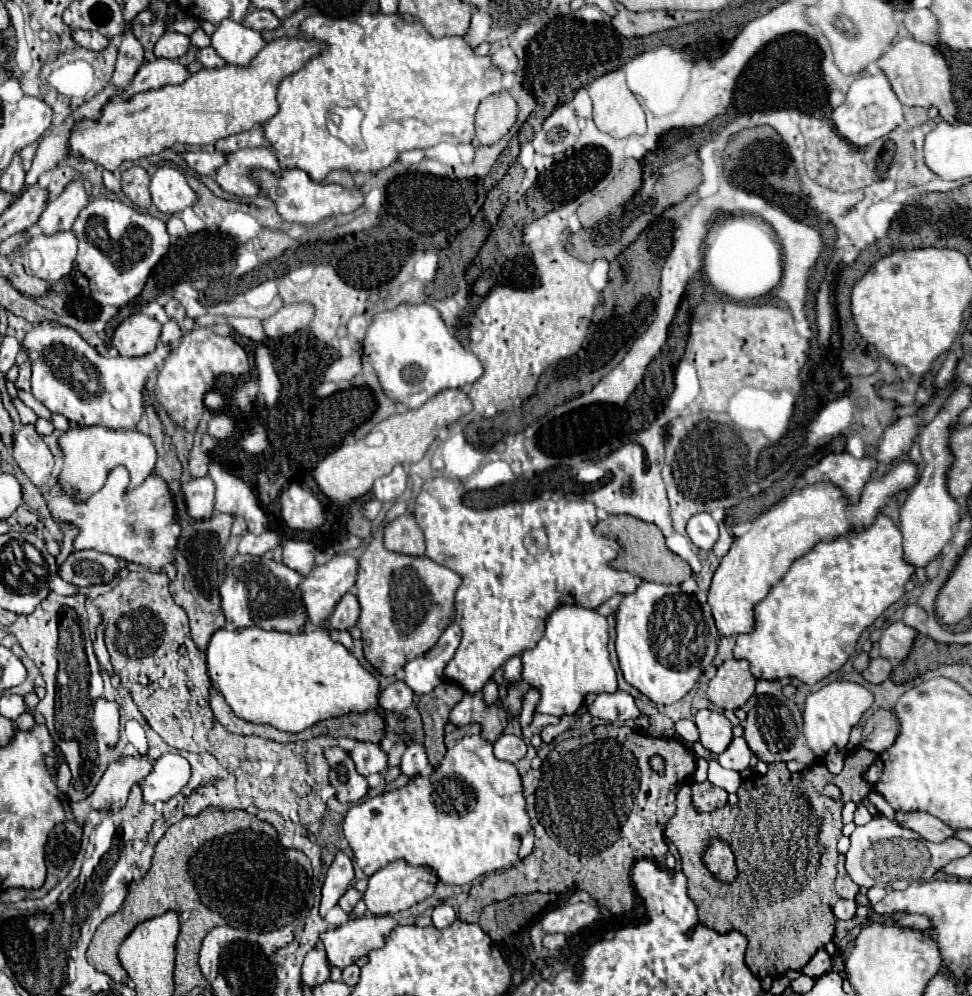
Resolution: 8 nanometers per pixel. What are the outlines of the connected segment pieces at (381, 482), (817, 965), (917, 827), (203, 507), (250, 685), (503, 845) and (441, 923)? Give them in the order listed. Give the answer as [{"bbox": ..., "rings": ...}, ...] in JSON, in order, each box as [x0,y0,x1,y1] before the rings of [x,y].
[{"bbox":[371,466,407,502],"rings":[[[395,466],[387,476],[381,476],[375,482],[371,496],[379,502],[391,502],[403,494],[405,486],[407,486],[407,474],[405,474],[403,466]]]},{"bbox":[801,948,831,978],"rings":[[[819,948],[817,954],[809,960],[809,964],[801,972],[811,976],[811,978],[819,978],[819,976],[827,974],[829,970],[831,970],[831,956],[827,954],[825,948]]]},{"bbox":[895,812,953,840],"rings":[[[895,812],[895,822],[903,828],[909,828],[917,832],[925,840],[945,840],[953,836],[953,830],[945,826],[939,818],[927,814],[927,812]]]},{"bbox":[183,476,215,520],"rings":[[[209,476],[193,478],[191,482],[183,484],[183,494],[185,494],[189,516],[193,516],[197,520],[205,520],[213,514],[215,484]]]},{"bbox":[205,628,385,732],"rings":[[[219,628],[209,638],[205,664],[211,684],[223,694],[235,716],[269,724],[285,732],[301,732],[319,720],[339,718],[349,712],[369,710],[385,716],[379,706],[379,680],[325,630],[313,628],[303,634],[277,630]]]},{"bbox":[343,736,531,884],"rings":[[[465,736],[451,750],[447,750],[441,766],[433,772],[435,780],[447,780],[447,776],[455,776],[455,780],[463,780],[471,792],[475,792],[475,800],[467,804],[467,812],[443,812],[443,808],[435,808],[435,800],[431,800],[431,792],[423,798],[423,778],[415,778],[411,784],[399,790],[389,790],[377,798],[365,800],[361,804],[351,806],[343,820],[343,832],[353,848],[355,862],[359,868],[371,876],[377,870],[385,868],[389,862],[397,858],[405,858],[415,866],[431,866],[441,882],[445,884],[469,884],[471,880],[491,874],[501,868],[509,868],[515,860],[519,860],[519,844],[521,836],[531,830],[529,816],[525,812],[525,798],[521,790],[521,776],[511,762],[497,760],[493,756],[493,744],[483,740],[481,736]]]},{"bbox":[431,904,457,930],"rings":[[[439,904],[439,906],[435,906],[431,920],[433,920],[433,926],[437,930],[441,930],[441,928],[451,926],[457,920],[457,916],[455,916],[455,910],[451,908],[451,904]]]}]

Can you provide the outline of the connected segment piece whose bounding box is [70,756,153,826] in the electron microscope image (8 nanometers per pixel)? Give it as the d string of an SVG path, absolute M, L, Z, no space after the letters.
M123 756L117 762L109 764L94 792L85 800L70 803L71 814L75 816L77 824L83 826L91 810L119 812L127 802L131 786L141 782L147 772L151 772L151 768L153 760L145 756Z

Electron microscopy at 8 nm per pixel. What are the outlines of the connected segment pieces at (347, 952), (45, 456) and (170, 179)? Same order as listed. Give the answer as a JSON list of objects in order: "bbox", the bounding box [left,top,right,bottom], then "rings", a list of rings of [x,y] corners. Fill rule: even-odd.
[{"bbox":[321,914,397,968],"rings":[[[365,914],[361,918],[353,918],[347,924],[327,930],[321,936],[321,944],[327,950],[327,958],[331,966],[345,968],[353,964],[357,958],[367,956],[371,950],[381,948],[385,938],[397,926],[393,916],[373,916]]]},{"bbox":[13,424,53,492],"rings":[[[21,424],[13,436],[13,458],[27,478],[43,492],[53,470],[53,454],[33,424]]]},{"bbox":[149,166,197,216],"rings":[[[169,166],[159,168],[151,176],[149,190],[151,190],[153,206],[167,216],[183,212],[185,208],[193,206],[193,202],[197,200],[197,194],[189,188],[185,176]]]}]

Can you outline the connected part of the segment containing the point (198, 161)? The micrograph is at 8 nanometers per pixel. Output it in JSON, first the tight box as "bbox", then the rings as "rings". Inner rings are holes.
{"bbox":[181,152,225,176],"rings":[[[181,152],[181,156],[201,176],[213,176],[225,164],[223,152]]]}

